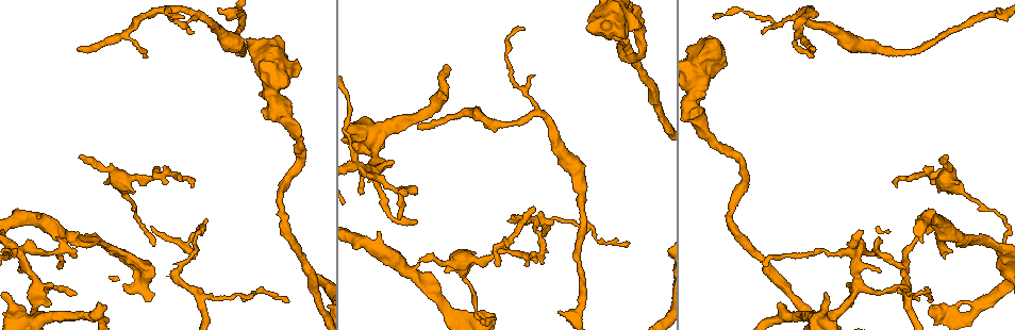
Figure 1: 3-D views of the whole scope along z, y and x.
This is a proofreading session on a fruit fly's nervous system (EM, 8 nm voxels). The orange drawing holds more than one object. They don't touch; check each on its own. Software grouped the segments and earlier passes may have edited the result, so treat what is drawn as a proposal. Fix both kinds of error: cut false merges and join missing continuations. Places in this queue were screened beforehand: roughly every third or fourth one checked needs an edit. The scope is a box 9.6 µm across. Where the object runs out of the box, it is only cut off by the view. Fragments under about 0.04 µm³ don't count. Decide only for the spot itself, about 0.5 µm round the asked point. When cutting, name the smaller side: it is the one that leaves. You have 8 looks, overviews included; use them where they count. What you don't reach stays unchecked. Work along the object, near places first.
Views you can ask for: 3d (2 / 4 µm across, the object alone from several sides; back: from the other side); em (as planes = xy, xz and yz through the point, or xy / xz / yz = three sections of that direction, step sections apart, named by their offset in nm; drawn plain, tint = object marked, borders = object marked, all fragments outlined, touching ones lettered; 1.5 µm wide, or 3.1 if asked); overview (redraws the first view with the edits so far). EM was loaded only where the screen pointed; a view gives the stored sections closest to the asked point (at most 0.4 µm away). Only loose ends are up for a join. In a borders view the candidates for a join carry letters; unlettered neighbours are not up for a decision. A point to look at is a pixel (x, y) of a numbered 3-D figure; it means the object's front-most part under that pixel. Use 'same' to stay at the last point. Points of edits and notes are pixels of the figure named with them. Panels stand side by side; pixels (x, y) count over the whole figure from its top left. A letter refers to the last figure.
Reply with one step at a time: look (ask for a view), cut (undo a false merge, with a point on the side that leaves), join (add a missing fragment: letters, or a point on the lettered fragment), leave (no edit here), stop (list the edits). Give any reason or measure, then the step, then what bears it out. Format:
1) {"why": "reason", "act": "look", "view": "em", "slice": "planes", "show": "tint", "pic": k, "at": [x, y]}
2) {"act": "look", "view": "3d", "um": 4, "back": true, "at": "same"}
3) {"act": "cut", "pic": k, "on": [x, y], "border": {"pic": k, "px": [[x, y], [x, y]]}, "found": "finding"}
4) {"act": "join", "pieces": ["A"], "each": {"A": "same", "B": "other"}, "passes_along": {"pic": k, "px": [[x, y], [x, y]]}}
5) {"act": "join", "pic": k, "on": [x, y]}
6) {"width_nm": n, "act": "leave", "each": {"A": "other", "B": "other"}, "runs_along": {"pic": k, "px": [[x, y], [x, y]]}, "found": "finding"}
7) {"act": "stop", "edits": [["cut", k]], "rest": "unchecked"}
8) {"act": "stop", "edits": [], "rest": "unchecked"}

{"act": "look", "view": "em", "slice": "planes", "show": "borders", "pic": 1, "at": [522, 29]}

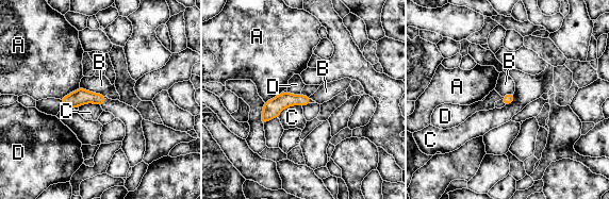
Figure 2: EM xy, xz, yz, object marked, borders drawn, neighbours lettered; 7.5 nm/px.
{"width_nm": 80, "act": "leave", "each": {"A": "other", "B": "other", "C": "other", "D": "other"}, "border": {"pic": 2, "px": [[301, 105], [286, 106], [277, 117]]}, "found": "no lettered fragment goes on from it"}

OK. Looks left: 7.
{"why": "thin end", "act": "look", "view": "em", "slice": "planes", "show": "borders", "pic": 1, "at": [419, 261]}

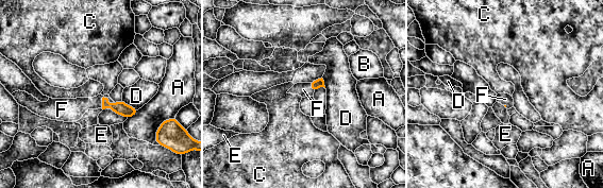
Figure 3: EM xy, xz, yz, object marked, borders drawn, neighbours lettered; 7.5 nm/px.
{"act": "join", "pieces": ["F"], "each": {"A": "other", "B": "other", "C": "other", "D": "other", "E": "other", "F": "same"}, "found": "the neuron continues"}

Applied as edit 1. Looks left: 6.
{"act": "look", "view": "em", "slice": "xz", "step": 4, "show": "tint", "pic": 1, "at": [929, 298]}

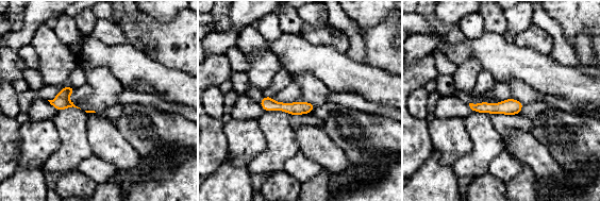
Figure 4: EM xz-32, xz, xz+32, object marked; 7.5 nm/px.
{"act": "look", "view": "em", "slice": "planes", "show": "borders", "at": "same"}

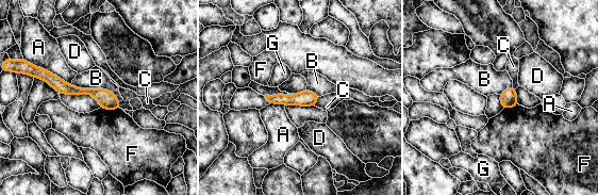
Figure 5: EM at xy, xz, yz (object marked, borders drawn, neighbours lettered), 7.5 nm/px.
{"act": "leave", "each": {"A": "other", "B": "other", "C": "other", "D": "other", "F": "other", "G": "other"}, "found": "no lettered fragment goes on from it"}

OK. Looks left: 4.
{"act": "stop", "edits": [["join", 3]], "rest": "unchecked"}

